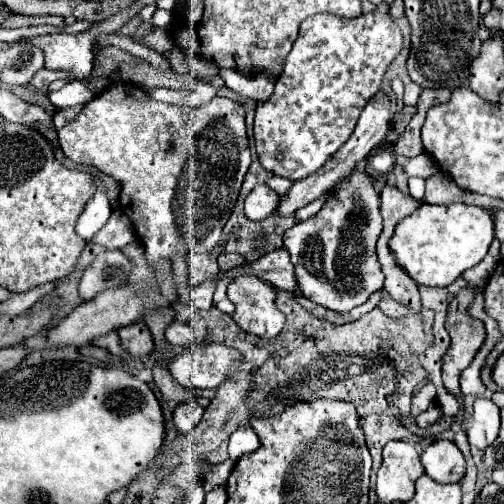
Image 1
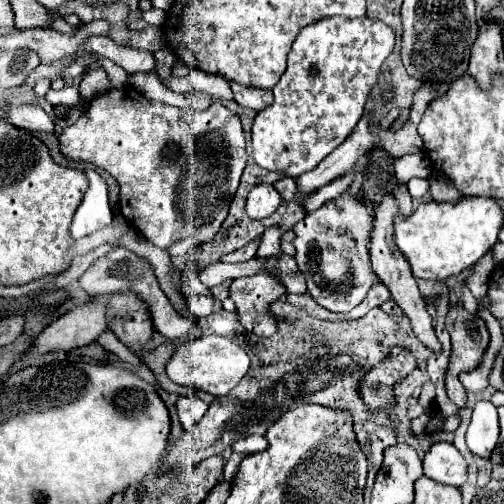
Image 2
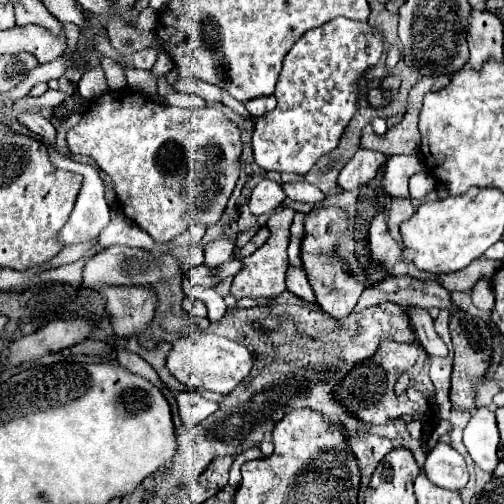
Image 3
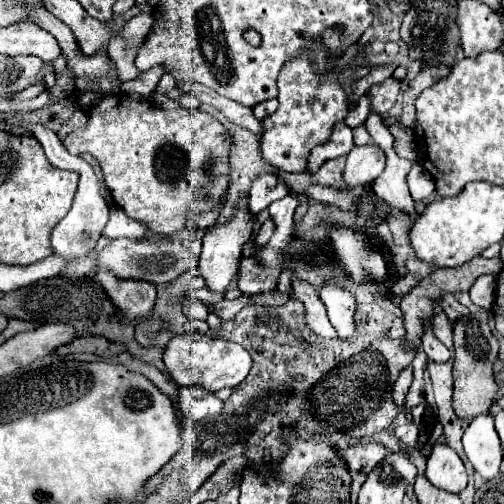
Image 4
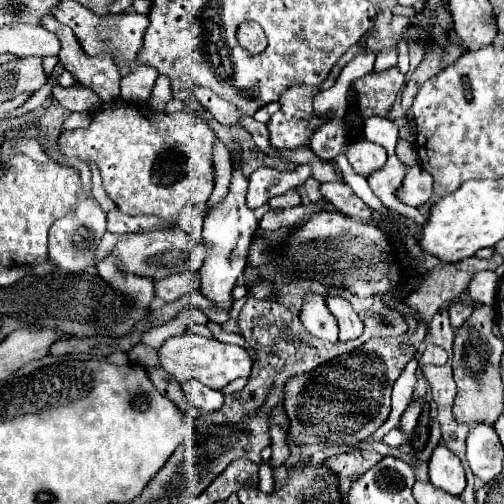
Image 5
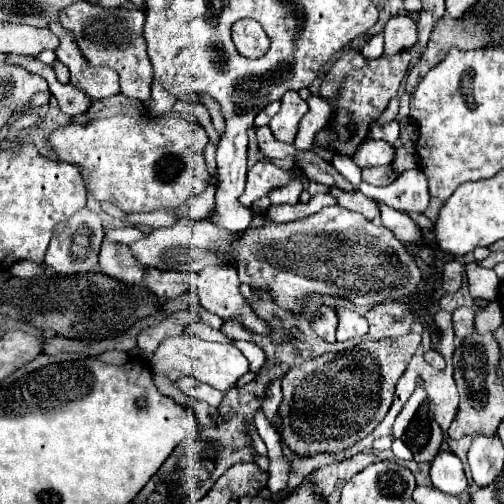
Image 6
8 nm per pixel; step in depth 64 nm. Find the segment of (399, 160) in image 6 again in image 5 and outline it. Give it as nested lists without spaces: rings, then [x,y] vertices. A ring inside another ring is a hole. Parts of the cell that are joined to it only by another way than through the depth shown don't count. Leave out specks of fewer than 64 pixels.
[[[400,138],[398,144],[396,144],[396,156],[406,164],[406,166],[412,166],[412,164],[418,164],[418,156],[416,156],[416,148],[412,142]]]

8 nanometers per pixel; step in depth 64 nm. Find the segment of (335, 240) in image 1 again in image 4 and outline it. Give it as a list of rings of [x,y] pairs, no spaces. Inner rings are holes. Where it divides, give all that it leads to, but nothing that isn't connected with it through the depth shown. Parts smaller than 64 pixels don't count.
[[[324,282],[324,286],[318,290],[320,300],[326,306],[328,318],[332,326],[336,328],[340,338],[354,334],[354,310],[356,310],[356,298],[350,290],[336,282]]]

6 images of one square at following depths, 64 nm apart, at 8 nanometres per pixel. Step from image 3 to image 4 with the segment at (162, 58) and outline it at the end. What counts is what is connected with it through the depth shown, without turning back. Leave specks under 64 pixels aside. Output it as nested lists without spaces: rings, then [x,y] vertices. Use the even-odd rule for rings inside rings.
[[[154,66],[148,72],[144,72],[138,80],[132,82],[124,82],[122,84],[122,92],[128,96],[136,96],[139,100],[150,100],[155,88],[164,74],[164,66]]]

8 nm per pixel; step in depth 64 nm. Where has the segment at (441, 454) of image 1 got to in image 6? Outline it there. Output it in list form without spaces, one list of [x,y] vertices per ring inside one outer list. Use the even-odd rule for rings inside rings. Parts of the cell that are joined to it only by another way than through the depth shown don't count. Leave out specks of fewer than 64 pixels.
[[[440,450],[436,454],[436,458],[432,460],[432,468],[430,468],[430,478],[434,488],[458,496],[466,490],[466,476],[464,476],[464,468],[462,462],[456,454]]]

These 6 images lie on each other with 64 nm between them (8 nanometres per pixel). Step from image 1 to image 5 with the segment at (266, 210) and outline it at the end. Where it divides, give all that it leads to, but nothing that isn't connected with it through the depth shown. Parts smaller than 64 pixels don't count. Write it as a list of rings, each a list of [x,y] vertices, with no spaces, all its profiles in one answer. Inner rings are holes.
[[[302,164],[294,168],[292,172],[280,172],[274,168],[258,168],[250,180],[248,180],[248,196],[246,204],[250,210],[256,210],[272,196],[282,196],[288,188],[298,188],[304,184],[304,180],[312,174],[312,168],[308,164]]]

